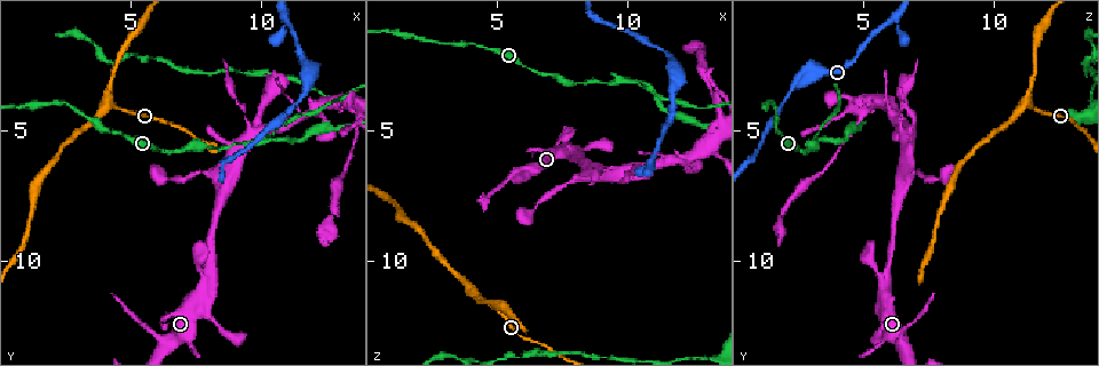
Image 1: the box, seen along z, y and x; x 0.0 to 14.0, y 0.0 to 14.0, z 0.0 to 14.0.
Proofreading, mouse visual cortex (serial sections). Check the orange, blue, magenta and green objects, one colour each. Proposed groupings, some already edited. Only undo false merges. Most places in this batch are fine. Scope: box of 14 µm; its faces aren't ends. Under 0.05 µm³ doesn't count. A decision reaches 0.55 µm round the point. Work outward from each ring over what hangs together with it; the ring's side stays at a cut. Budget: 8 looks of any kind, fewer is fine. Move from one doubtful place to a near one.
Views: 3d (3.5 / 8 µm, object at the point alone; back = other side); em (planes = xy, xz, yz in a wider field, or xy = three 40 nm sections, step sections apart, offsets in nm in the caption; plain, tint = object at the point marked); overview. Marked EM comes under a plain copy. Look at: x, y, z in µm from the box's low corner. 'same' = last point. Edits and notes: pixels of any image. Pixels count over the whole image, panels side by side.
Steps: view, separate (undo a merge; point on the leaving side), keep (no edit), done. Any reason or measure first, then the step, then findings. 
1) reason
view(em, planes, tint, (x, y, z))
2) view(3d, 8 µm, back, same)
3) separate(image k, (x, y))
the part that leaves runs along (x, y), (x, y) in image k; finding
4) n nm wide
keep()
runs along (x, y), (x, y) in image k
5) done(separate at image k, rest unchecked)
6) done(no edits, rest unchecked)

abrupt turn
view(3d, 3.5 µm, back, (10.5, 3.4, 6.5))

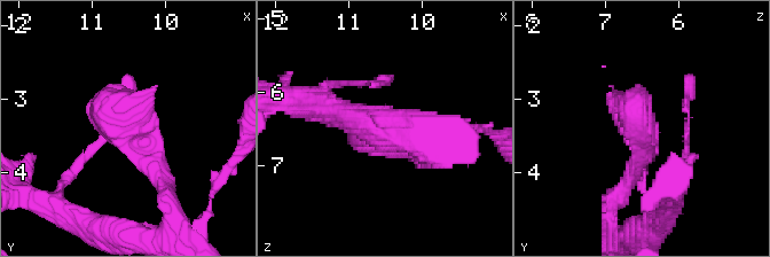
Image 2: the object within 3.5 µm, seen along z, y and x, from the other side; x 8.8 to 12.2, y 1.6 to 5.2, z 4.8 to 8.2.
view(em, xy, step 5, tint, (10.45, 3.30, 6.50))

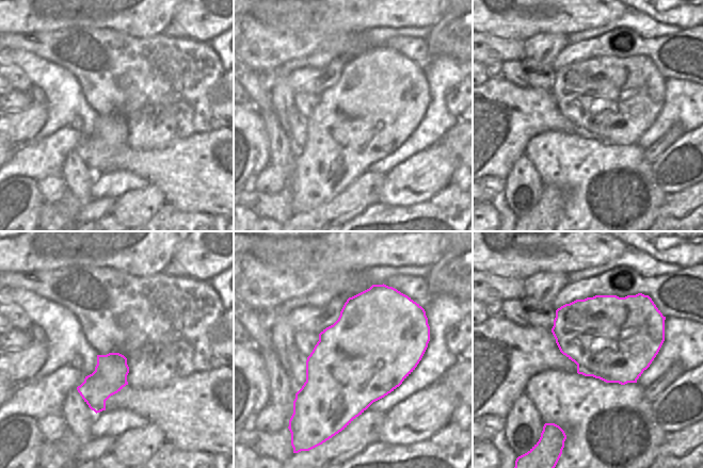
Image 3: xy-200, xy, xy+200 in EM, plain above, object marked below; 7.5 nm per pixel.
keep()
runs along (627, 184), (647, 134), (609, 85) in image 2; one cell here

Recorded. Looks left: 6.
thick turns thin
view(3d, 8 µm, (7.0, 5.7, 2.8))

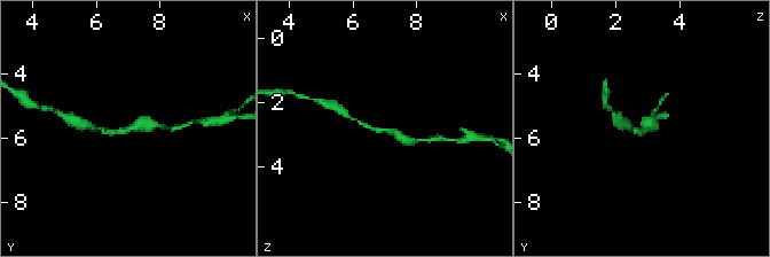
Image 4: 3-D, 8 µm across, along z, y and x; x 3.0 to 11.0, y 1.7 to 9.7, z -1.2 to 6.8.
arms of 100, 300 nm
view(em, planes, tint, (6.9, 5.8, 2.8))

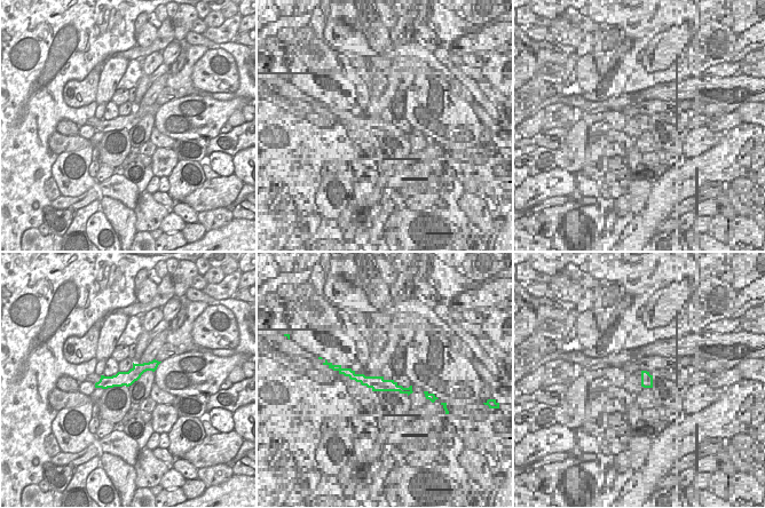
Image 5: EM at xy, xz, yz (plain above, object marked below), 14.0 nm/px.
keep()
runs along (155, 363), (127, 379), (99, 385) in image 5; all the same cell

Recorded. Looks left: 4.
three-way junction
view(3d, 3.5 µm, (10.5, 5.3, 3.2))

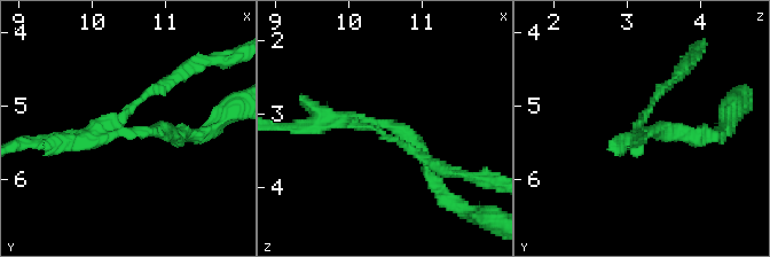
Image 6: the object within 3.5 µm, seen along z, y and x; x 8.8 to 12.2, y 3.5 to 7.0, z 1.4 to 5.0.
3 arms; arms of 100, 200, 200 nm; now the EM
view(em, xy, step 2, tint, (10.40, 5.30, 3.15))

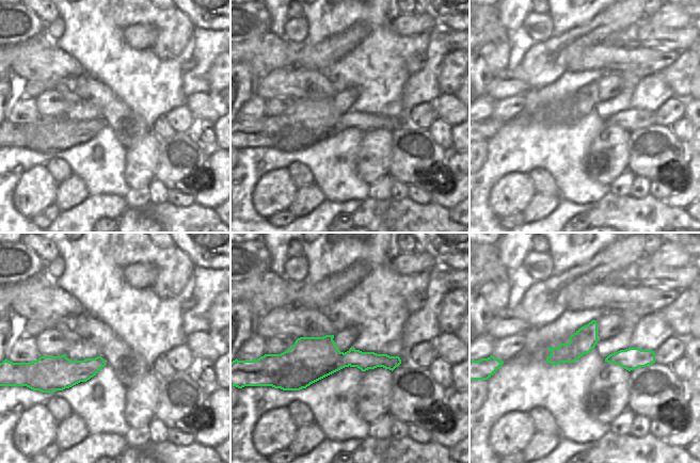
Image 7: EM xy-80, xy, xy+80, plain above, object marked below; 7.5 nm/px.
separate(image 6, (665, 125))
the part that leaves runs along (120, 129), (190, 135) in image 6; a second cell is stuck on

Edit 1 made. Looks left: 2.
done(separate at image 6, rest unchecked)

